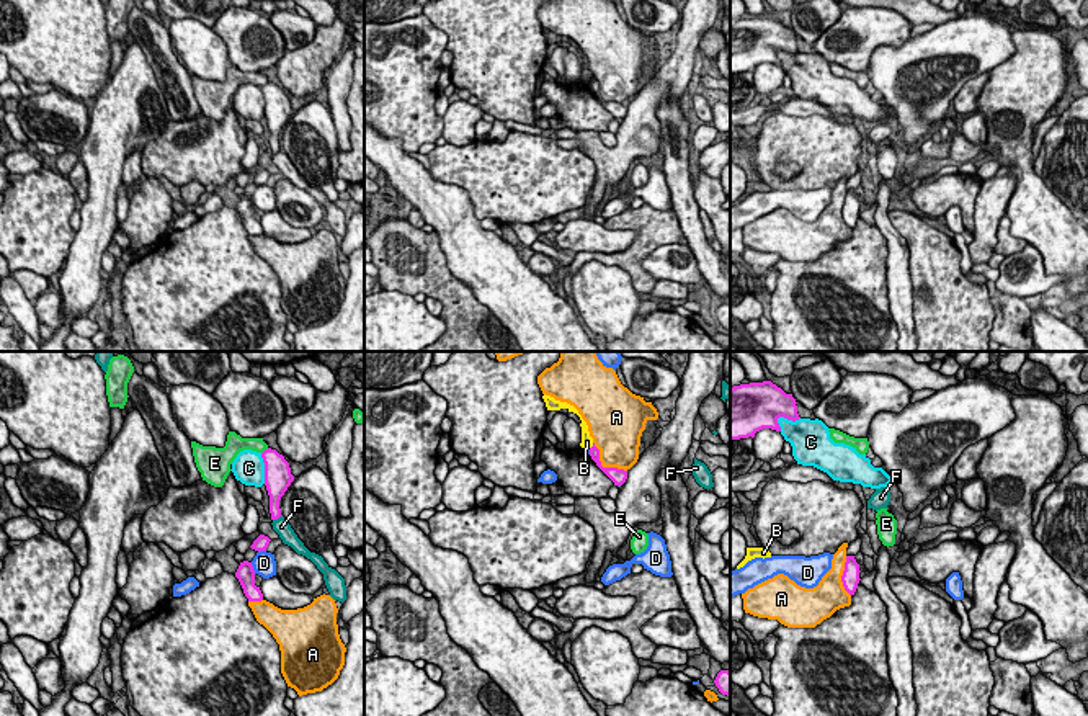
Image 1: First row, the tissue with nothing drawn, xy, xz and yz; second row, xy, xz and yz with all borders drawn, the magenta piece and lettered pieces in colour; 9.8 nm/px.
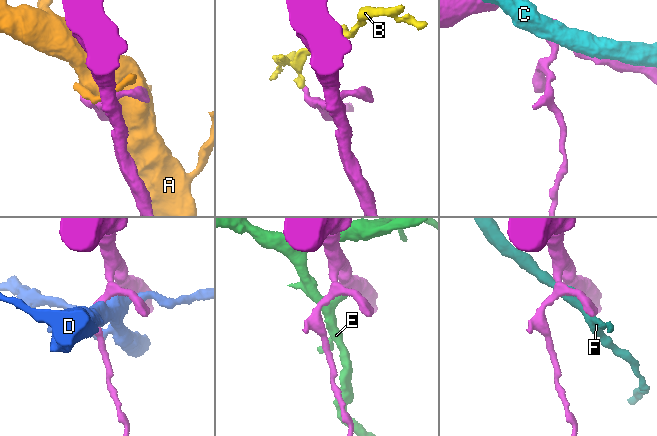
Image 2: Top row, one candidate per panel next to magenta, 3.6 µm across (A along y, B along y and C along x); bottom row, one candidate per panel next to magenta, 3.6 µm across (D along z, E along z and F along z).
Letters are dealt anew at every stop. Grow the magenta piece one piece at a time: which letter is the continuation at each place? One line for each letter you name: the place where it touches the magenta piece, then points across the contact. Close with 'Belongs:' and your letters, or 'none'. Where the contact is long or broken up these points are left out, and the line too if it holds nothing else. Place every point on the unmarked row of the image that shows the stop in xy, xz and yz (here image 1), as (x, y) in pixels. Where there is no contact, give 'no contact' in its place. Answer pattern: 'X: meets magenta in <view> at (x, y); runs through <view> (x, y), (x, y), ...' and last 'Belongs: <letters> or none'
Belongs: none

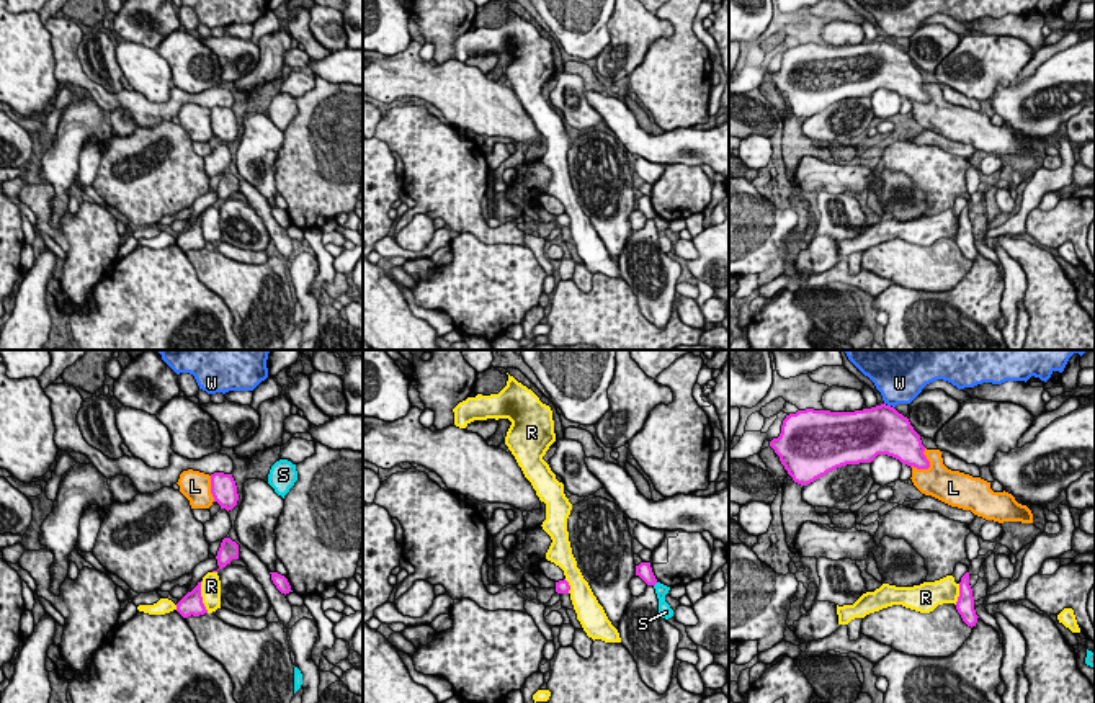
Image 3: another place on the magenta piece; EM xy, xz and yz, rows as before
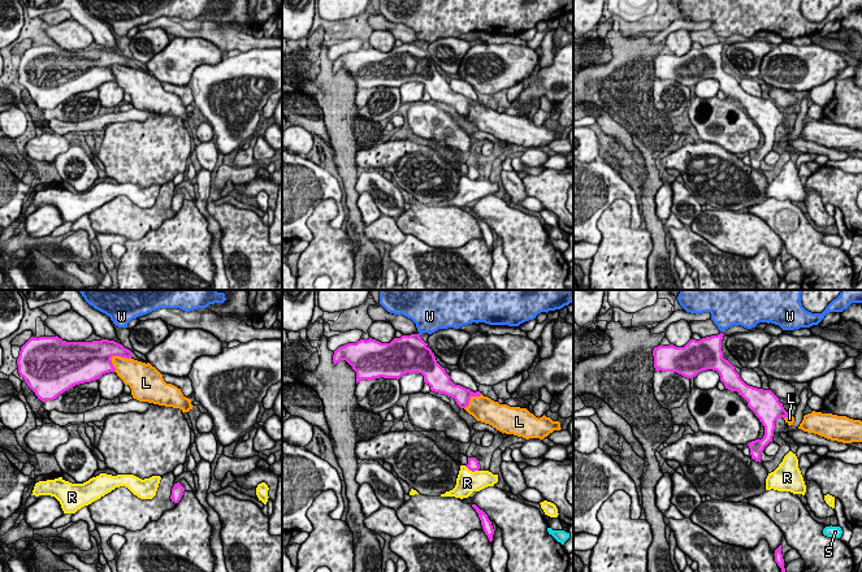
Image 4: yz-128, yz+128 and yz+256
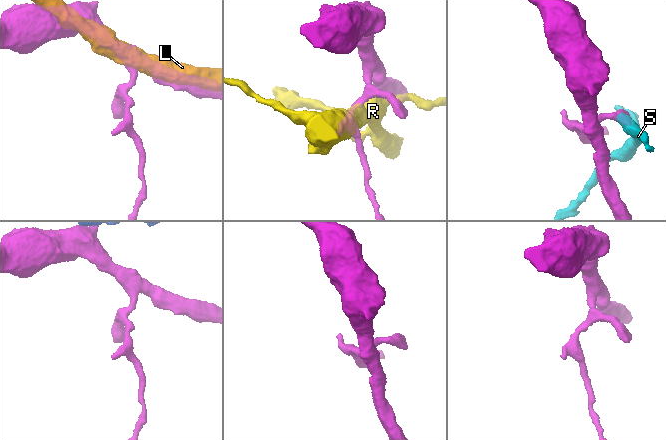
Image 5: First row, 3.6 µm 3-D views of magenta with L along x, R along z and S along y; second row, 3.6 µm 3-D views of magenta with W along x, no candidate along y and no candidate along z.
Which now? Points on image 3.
Belongs: none

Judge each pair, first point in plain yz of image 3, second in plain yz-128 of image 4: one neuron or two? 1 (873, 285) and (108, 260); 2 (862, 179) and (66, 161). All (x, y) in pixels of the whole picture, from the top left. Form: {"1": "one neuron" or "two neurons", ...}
{"1": "one neuron", "2": "two neurons"}

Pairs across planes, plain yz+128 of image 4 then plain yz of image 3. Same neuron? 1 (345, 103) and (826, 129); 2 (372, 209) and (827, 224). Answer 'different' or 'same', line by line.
1: different
2: different

